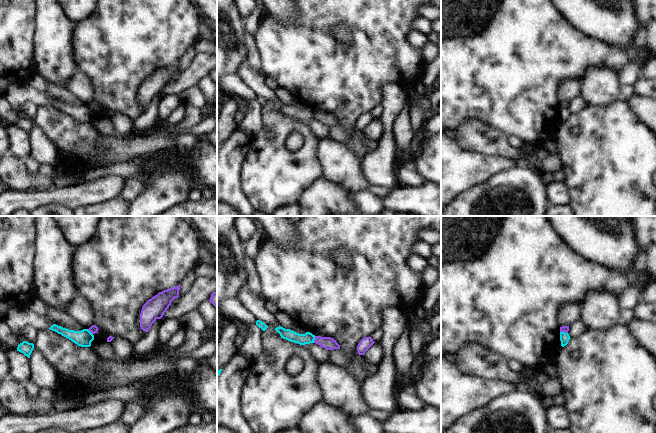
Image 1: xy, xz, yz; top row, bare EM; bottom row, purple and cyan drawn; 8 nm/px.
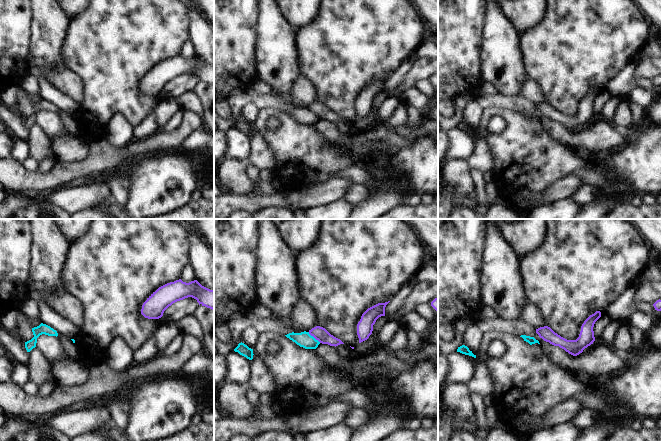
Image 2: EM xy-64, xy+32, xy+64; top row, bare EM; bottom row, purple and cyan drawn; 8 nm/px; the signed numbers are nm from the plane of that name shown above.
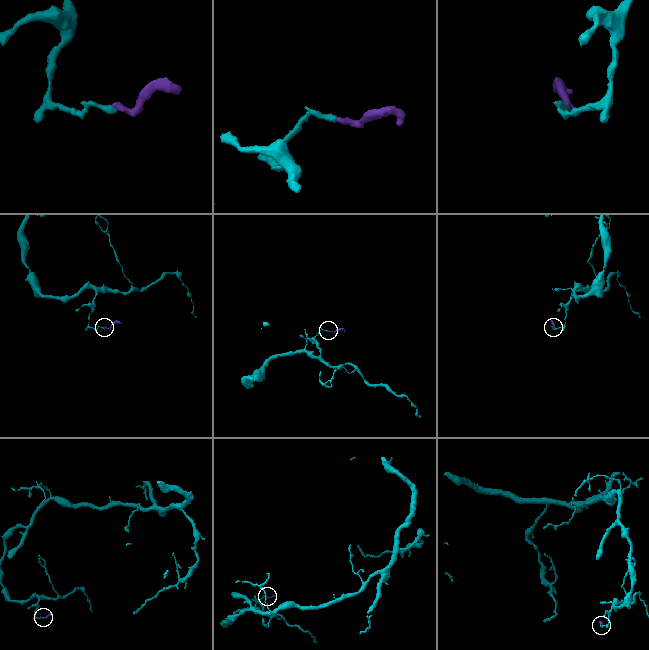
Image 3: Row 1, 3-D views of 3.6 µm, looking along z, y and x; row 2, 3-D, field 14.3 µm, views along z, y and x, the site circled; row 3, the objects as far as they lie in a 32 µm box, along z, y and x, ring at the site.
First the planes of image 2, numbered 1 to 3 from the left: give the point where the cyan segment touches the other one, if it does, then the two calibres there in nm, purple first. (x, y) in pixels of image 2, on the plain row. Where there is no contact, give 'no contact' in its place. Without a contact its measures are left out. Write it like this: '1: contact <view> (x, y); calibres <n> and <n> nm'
1: no contact
2: contact xy+32 (314, 113); calibres 110 and 120 nm
3: no contact

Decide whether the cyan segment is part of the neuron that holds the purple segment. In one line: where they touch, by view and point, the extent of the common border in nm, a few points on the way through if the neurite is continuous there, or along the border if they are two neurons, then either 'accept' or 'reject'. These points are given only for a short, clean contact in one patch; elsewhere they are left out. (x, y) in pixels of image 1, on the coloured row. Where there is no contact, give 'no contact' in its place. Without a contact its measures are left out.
contact xz (315, 339); length 60 nm; border xz (315, 336), (313, 342); reject

